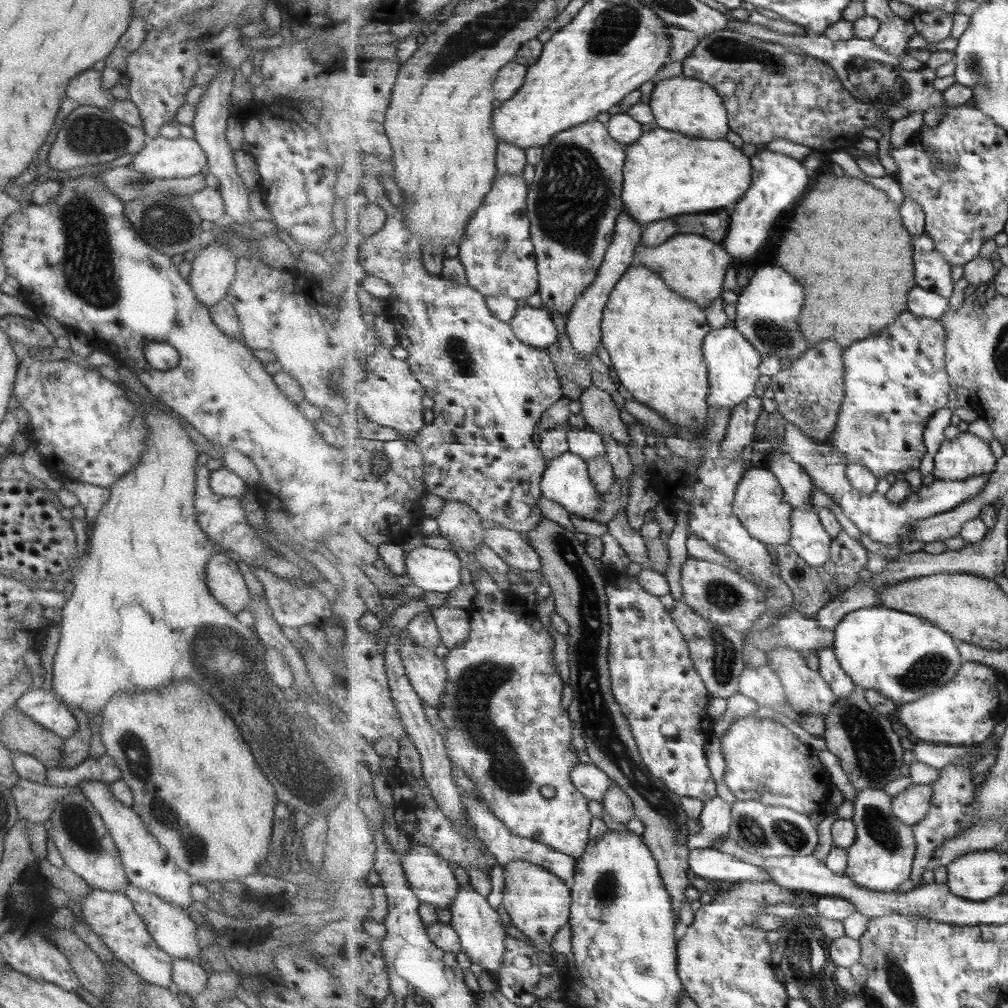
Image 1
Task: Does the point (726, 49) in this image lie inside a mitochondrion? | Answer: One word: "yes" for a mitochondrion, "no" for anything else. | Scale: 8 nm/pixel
yes

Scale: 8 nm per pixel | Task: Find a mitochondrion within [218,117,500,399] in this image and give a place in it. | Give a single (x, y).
(455, 348)

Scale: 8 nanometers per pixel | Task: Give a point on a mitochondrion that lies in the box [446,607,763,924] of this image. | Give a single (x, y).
(473, 686)

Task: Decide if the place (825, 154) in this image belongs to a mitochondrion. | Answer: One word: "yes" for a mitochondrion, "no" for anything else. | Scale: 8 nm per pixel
no

